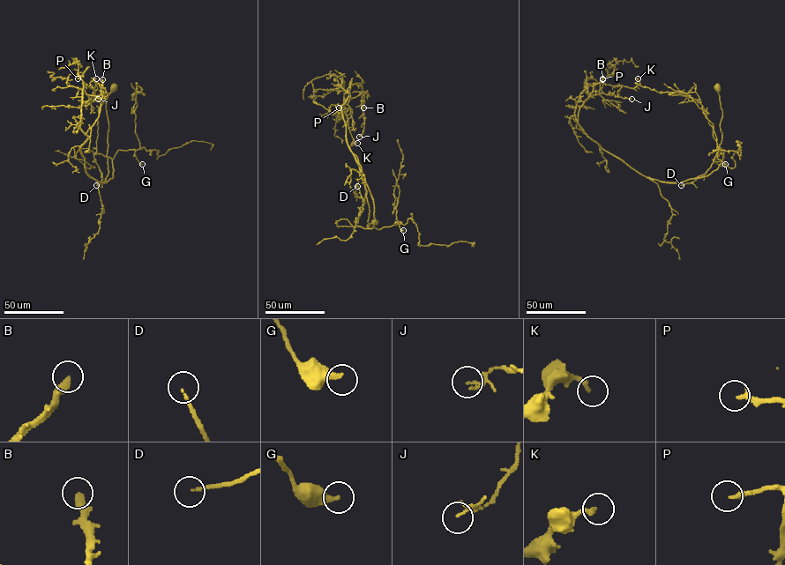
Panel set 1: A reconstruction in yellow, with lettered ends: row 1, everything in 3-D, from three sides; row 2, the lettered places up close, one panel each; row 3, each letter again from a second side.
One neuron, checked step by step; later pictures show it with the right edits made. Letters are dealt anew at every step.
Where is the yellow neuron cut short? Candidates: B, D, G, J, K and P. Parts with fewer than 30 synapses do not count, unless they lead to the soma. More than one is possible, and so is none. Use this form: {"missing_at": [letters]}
{"missing_at": ["B", "K", "P"]}

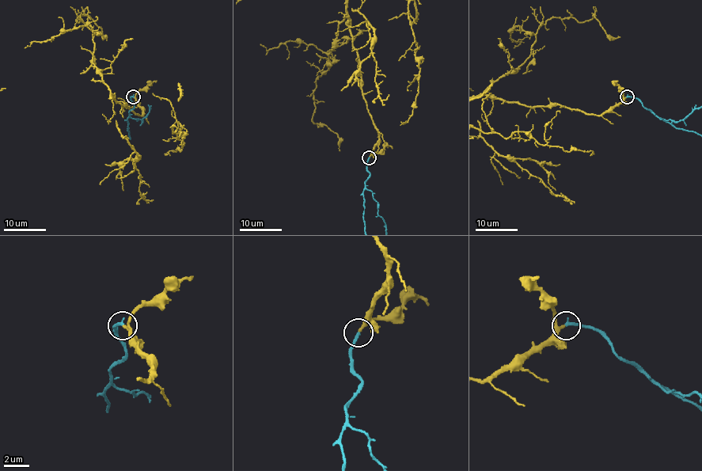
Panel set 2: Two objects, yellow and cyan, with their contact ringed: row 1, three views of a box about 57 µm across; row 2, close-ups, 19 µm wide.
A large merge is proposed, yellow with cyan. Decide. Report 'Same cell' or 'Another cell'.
Same cell

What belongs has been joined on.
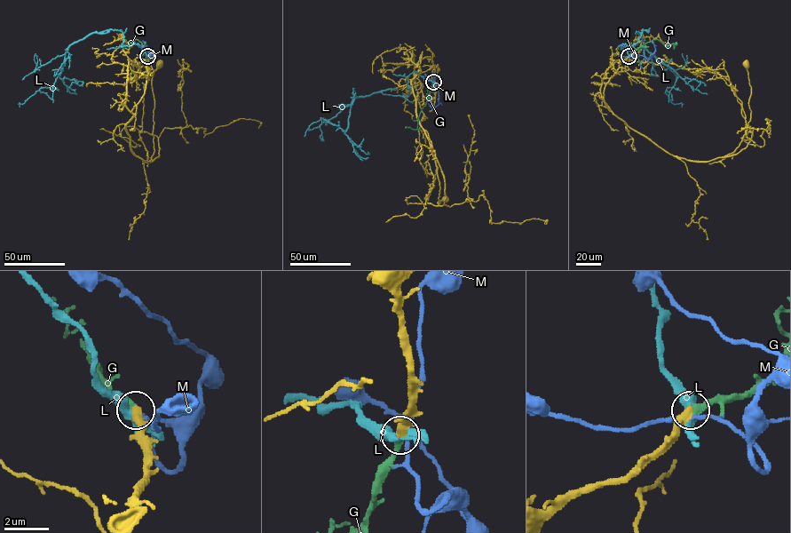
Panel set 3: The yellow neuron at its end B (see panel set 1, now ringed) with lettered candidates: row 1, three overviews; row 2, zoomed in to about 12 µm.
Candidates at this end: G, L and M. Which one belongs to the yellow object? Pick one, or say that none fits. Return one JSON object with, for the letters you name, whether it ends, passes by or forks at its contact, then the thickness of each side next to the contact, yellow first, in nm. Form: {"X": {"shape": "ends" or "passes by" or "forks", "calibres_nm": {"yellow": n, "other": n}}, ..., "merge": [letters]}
{"G": {"shape": "ends", "calibres_nm": {"yellow": 440, "other": 340}}, "merge": ["G"]}

